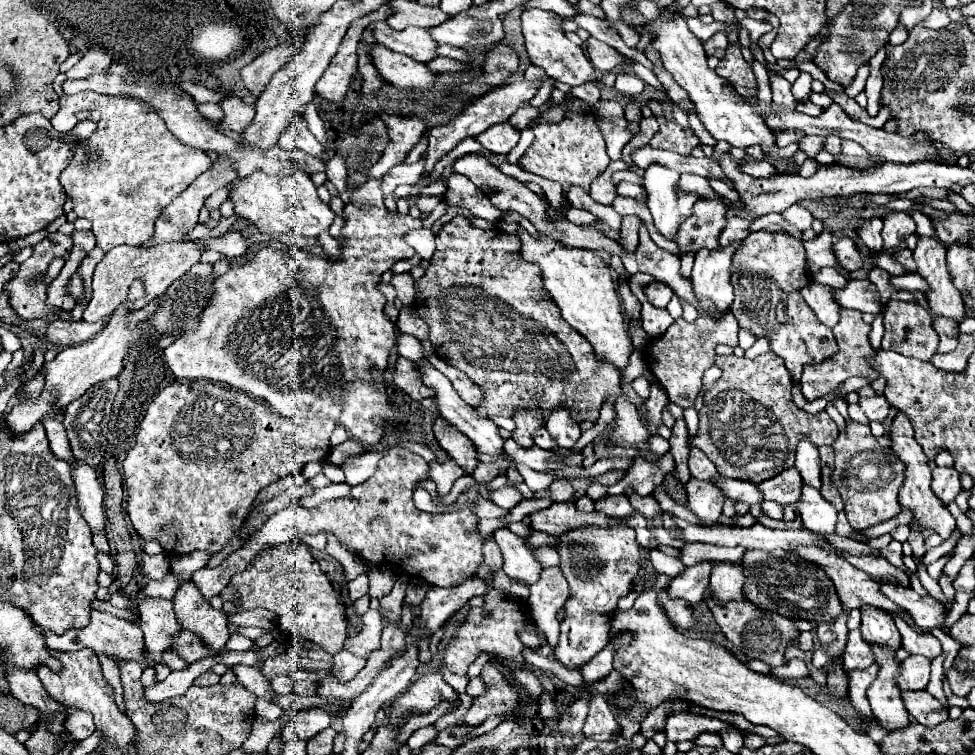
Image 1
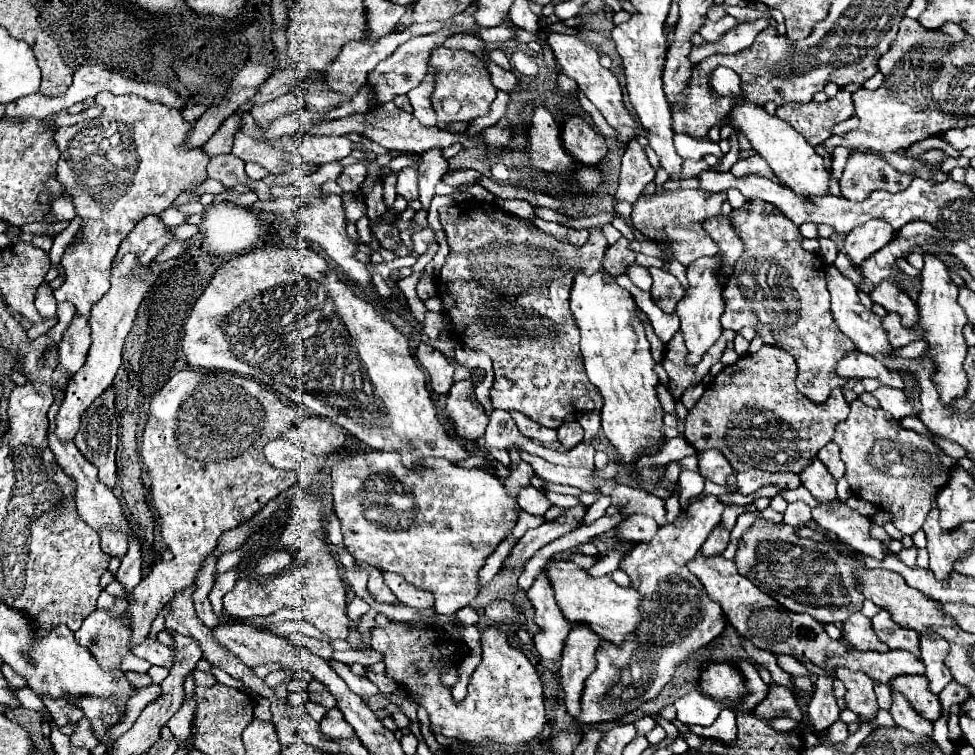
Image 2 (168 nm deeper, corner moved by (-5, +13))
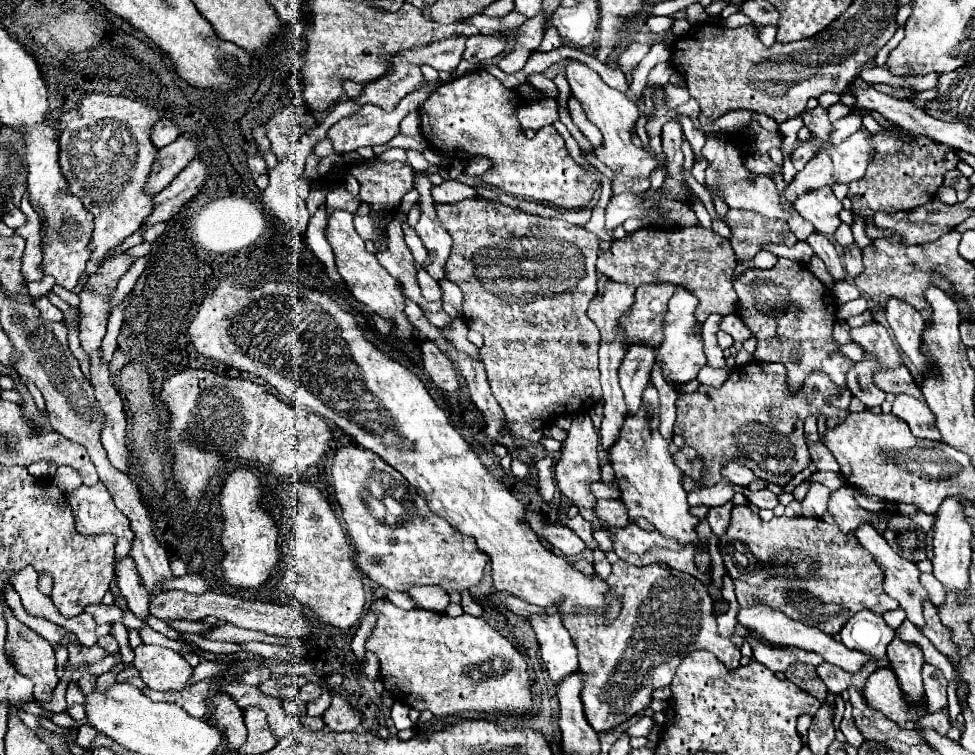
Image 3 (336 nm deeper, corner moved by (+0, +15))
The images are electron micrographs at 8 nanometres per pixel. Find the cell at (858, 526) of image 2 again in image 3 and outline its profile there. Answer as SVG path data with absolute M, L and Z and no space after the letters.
M862 525L860 529L856 529L856 539L858 539L860 545L874 557L874 561L878 563L878 567L884 571L884 591L886 591L892 599L896 599L896 601L900 603L900 607L906 611L908 619L910 619L916 627L924 625L922 601L928 599L928 595L926 595L926 591L922 589L922 585L920 585L920 581L918 581L920 571L918 571L916 563L904 559L898 551L894 551L894 549L886 543L886 539L884 539L872 525Z

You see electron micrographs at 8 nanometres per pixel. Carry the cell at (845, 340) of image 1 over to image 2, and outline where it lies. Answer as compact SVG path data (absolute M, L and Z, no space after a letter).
M853 351L847 357L843 357L837 365L837 375L845 377L845 379L873 377L881 385L887 385L893 389L905 389L901 371L889 371L889 367L885 367L883 363L877 363L877 359L873 359L867 353L861 353L861 351Z

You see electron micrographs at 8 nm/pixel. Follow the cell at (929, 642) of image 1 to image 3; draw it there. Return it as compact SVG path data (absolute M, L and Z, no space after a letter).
M924 663L924 667L922 667L922 679L924 679L924 693L926 693L928 711L944 709L948 705L948 699L946 699L948 681L940 673L940 669L936 669L930 663Z

